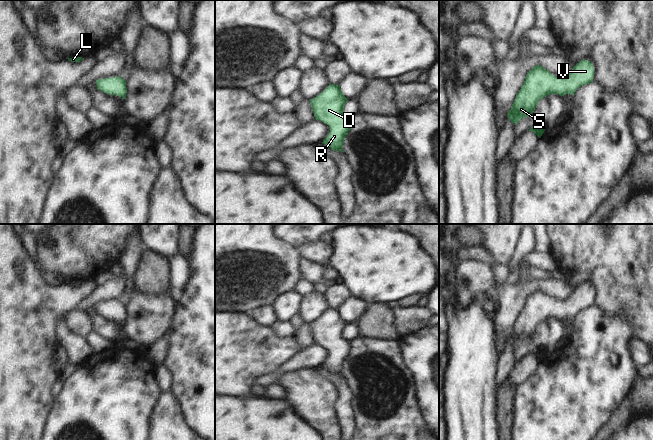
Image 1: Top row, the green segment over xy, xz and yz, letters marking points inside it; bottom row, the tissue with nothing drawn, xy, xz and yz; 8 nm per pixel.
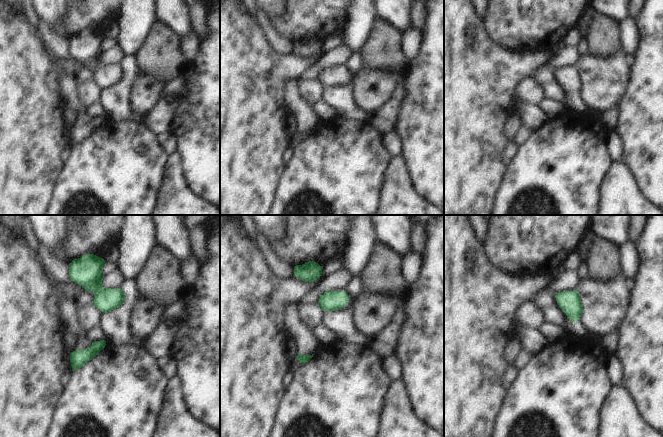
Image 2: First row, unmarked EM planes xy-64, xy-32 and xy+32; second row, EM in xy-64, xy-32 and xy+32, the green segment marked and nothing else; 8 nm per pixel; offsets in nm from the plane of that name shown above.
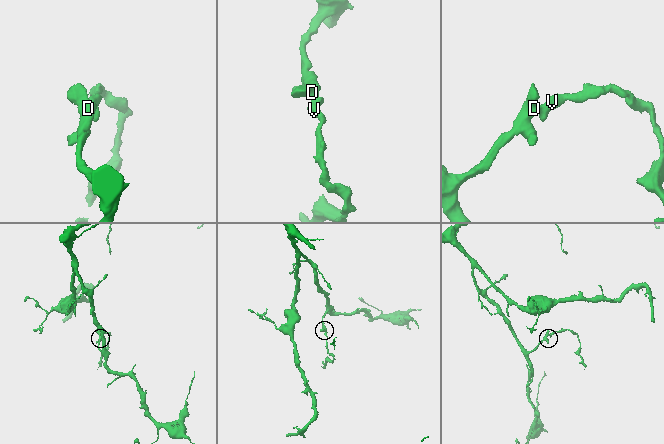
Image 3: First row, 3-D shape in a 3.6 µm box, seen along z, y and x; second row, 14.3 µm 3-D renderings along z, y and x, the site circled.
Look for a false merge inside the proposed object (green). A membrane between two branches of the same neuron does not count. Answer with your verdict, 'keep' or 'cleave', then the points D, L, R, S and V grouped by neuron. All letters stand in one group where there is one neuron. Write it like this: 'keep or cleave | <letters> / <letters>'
keep | D L R S V

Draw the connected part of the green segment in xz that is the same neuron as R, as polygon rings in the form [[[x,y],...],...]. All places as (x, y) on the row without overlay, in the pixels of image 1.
[[[330,308],[322,317],[310,324],[315,343],[330,351],[330,356],[322,367],[333,375],[344,376],[344,363],[351,353],[351,345],[344,343],[344,330],[347,325],[340,310],[335,308]]]

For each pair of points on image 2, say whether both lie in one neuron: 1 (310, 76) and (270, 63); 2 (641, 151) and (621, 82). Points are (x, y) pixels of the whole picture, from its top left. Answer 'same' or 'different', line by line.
1: different
2: different

